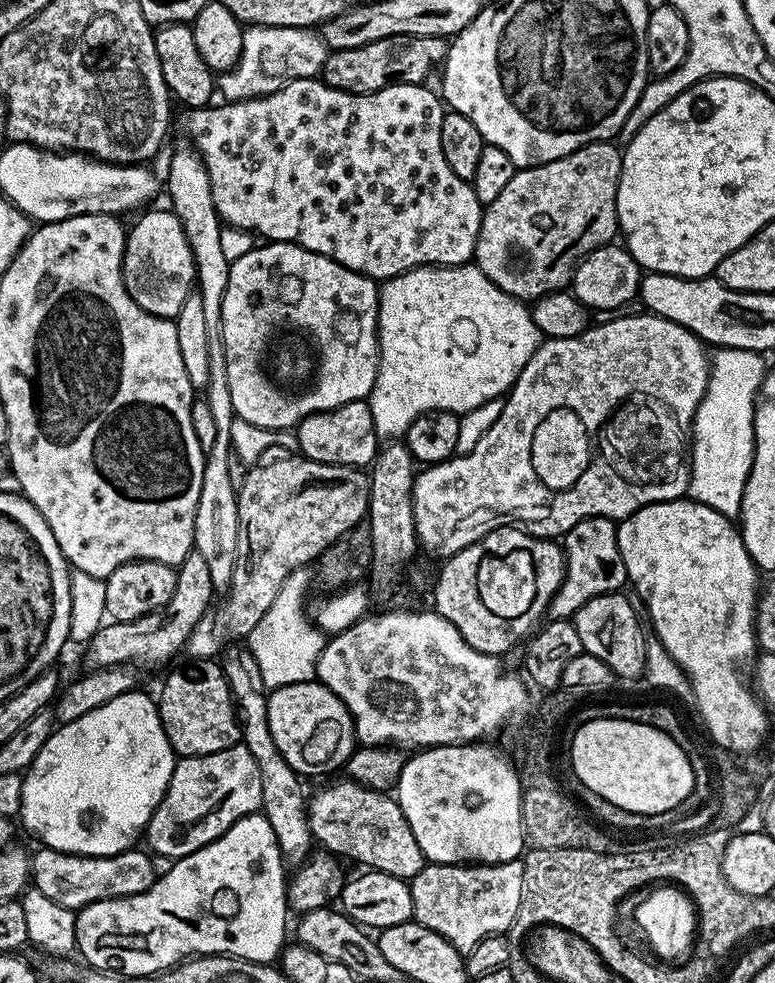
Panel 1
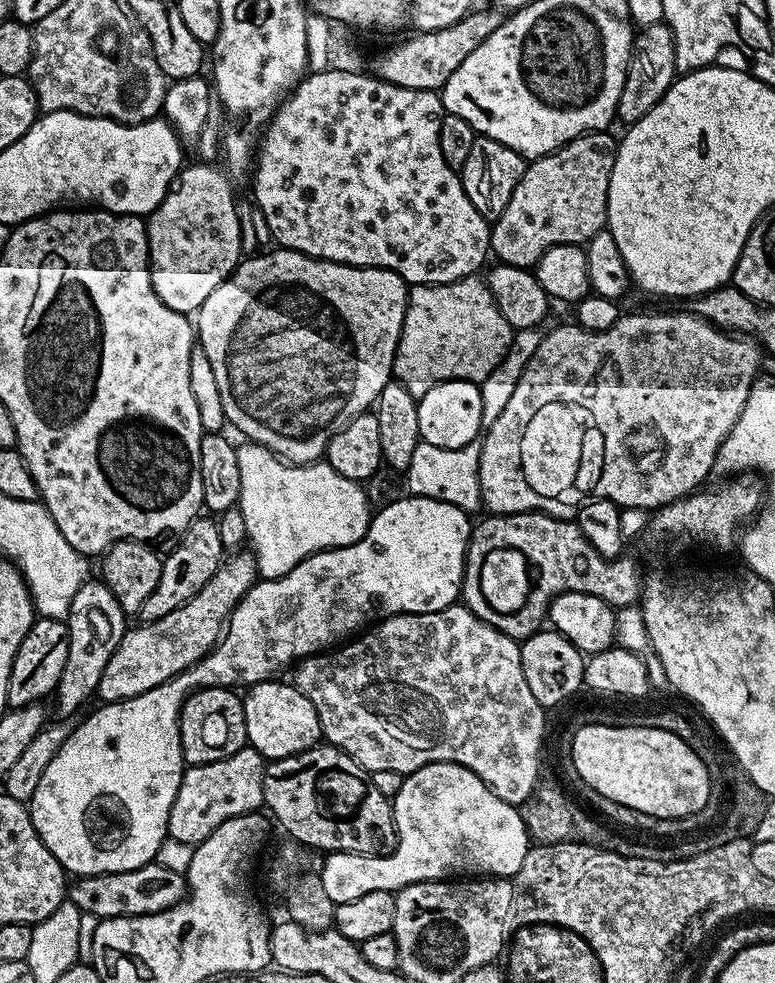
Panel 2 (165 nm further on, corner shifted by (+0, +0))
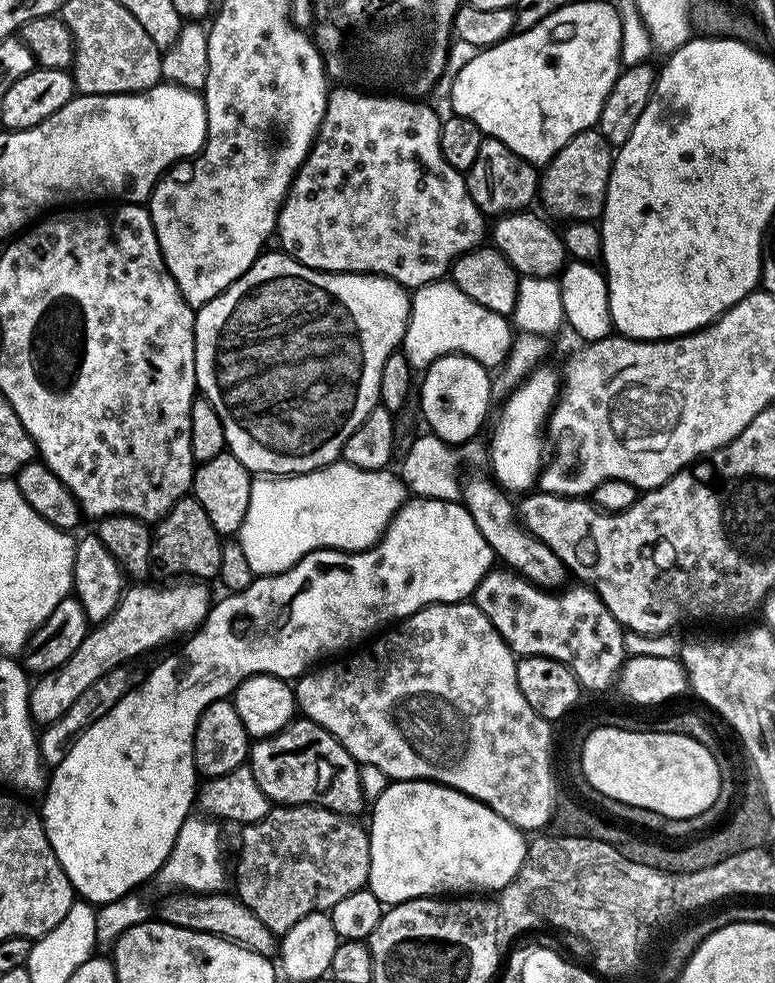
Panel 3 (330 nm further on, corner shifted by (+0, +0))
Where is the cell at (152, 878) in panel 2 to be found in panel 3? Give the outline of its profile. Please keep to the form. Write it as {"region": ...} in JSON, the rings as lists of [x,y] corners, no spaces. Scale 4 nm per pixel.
{"region":[[[221,891],[207,894],[169,895],[172,897],[161,906],[159,919],[165,924],[173,924],[179,928],[221,936],[223,940],[240,944],[246,950],[271,957],[278,948],[277,933],[262,926],[262,921],[254,918],[254,914],[250,914],[250,910],[246,910],[246,906],[241,900],[237,900],[235,895],[224,895]]]}

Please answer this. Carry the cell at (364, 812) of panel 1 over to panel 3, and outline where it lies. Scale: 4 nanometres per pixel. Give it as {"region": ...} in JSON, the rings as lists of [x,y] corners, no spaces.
{"region":[[[297,718],[273,736],[256,740],[251,745],[247,767],[252,769],[262,794],[273,805],[317,804],[343,816],[359,817],[366,808],[360,765],[334,737],[313,720]]]}

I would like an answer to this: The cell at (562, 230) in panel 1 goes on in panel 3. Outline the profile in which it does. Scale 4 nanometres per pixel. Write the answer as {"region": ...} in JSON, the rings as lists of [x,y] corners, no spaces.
{"region":[[[587,128],[582,134],[566,142],[566,146],[558,150],[556,157],[542,168],[538,200],[539,203],[544,203],[543,211],[561,216],[564,222],[595,221],[604,210],[613,159],[613,145],[608,144],[596,128]]]}

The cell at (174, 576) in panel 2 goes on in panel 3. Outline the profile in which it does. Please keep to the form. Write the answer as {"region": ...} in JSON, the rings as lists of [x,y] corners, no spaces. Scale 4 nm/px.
{"region":[[[192,495],[183,496],[174,502],[166,515],[161,516],[154,528],[152,558],[155,567],[169,572],[172,578],[195,578],[200,582],[211,581],[219,574],[220,548],[222,538],[210,526],[210,517]]]}

